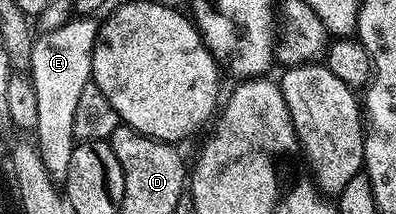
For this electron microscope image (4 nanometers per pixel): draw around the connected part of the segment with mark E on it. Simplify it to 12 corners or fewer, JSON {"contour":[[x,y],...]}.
{"contour":[[67,19],[27,58],[49,176],[64,182],[100,22]]}

